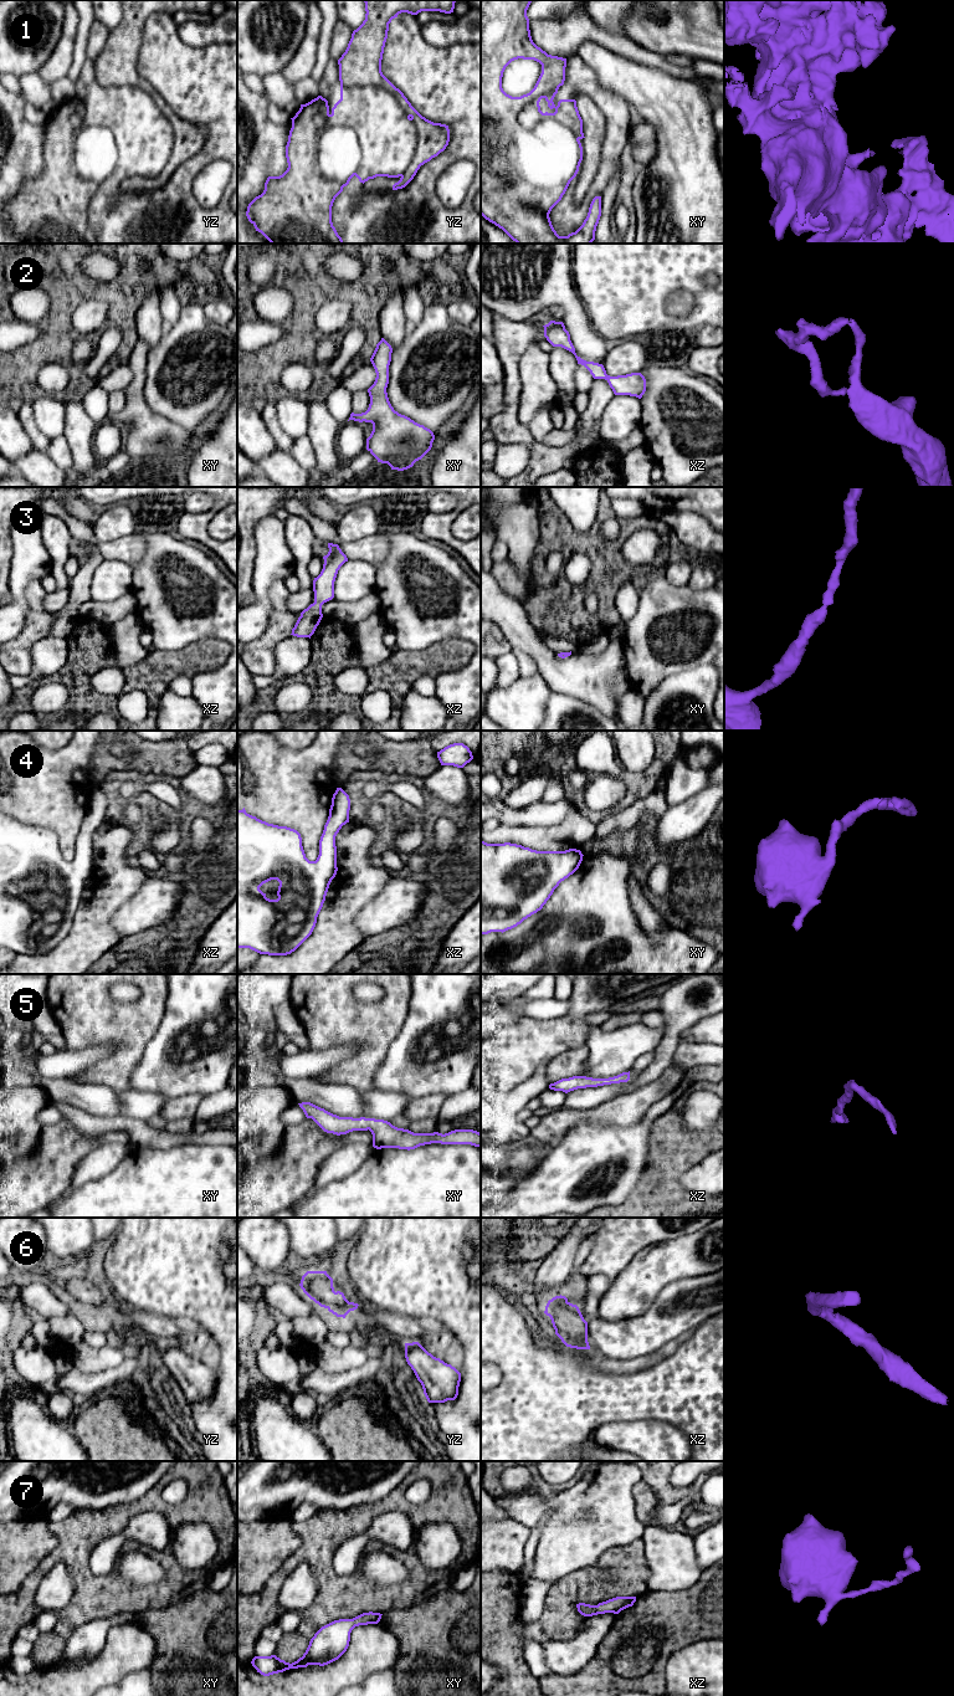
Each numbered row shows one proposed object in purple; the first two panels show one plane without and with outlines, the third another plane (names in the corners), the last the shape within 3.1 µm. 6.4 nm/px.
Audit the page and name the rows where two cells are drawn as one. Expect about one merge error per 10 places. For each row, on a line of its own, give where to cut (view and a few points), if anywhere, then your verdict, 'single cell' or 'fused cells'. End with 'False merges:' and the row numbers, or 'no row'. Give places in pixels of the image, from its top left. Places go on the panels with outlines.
1: cut none; single cell
2: cut none; single cell
3: cut none; single cell
4: cut none; single cell
5: cut none; single cell
6: cut none; single cell
7: cut none; single cell
False merges: no row

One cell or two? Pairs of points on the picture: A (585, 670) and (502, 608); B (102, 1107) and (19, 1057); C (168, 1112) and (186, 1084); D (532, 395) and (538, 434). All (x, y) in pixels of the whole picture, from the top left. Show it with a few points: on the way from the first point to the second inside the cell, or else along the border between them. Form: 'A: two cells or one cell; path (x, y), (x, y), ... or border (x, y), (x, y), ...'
A: one cell; path (563, 670), (558, 670), (518, 630)
B: one cell; path (81, 1095), (70, 1090), (59, 1090), (40, 1077)
C: two cells; border (204, 1095), (184, 1094), (168, 1097)
D: two cells; border (549, 411), (539, 410), (528, 428)

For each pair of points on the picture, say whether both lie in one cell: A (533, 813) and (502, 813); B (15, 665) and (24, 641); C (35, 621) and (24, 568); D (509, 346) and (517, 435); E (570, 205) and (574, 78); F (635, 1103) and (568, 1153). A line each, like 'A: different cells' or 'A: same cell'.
A: same cell
B: same cell
C: different cells
D: same cell
E: same cell
F: different cells

